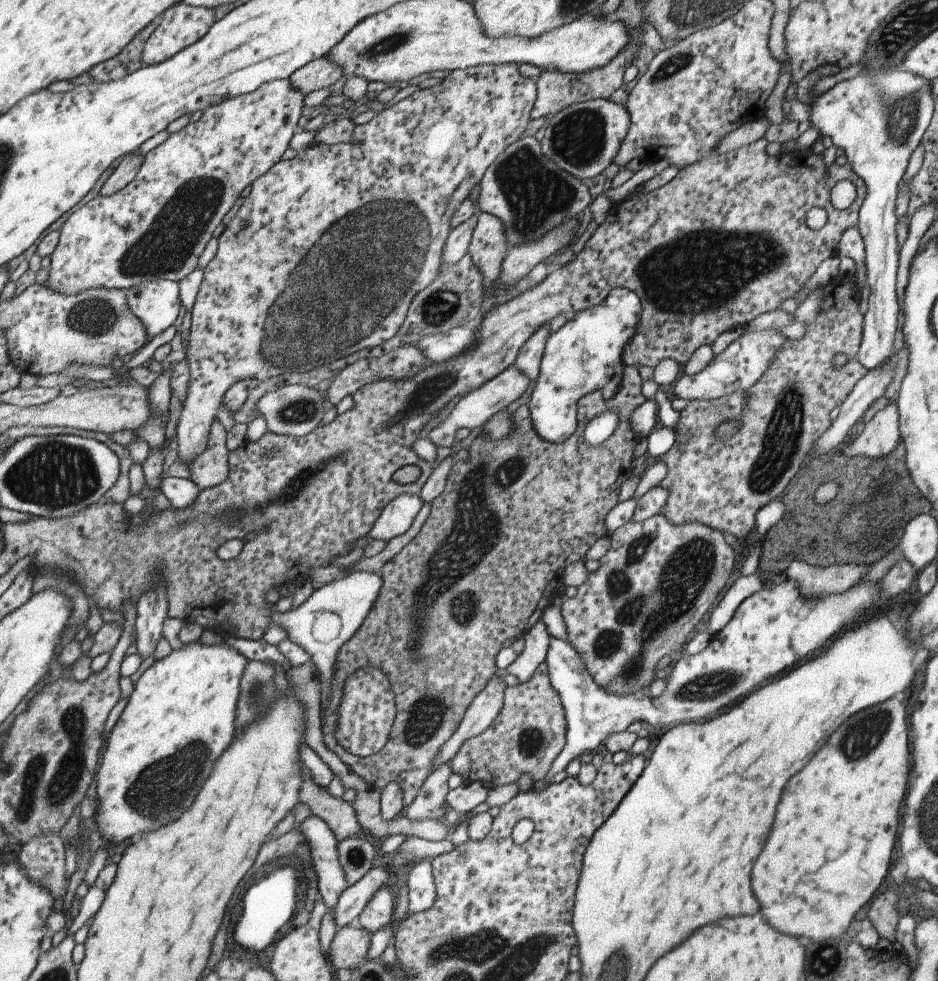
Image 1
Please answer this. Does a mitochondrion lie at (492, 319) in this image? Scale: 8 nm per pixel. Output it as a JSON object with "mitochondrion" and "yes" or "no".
{"mitochondrion":"no"}

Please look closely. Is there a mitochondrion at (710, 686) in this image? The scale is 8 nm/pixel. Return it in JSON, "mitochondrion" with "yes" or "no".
{"mitochondrion":"yes"}

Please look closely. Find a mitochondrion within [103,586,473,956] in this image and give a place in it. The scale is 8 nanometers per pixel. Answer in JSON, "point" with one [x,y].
{"point":[159,790]}

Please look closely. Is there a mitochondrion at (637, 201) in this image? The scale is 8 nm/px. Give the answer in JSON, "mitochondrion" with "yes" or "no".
{"mitochondrion":"no"}

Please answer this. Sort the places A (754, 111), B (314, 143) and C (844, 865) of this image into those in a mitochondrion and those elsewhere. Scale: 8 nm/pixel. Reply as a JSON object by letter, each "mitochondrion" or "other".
{"A":"other","B":"other","C":"other"}

